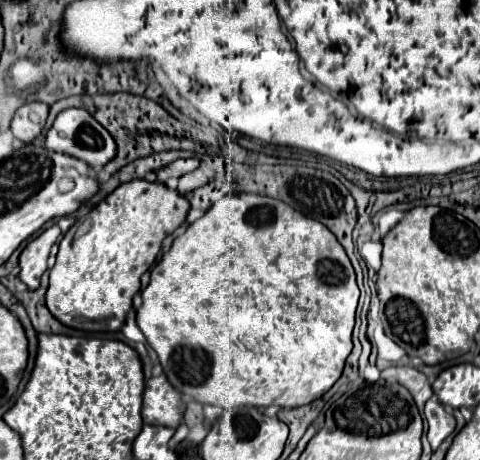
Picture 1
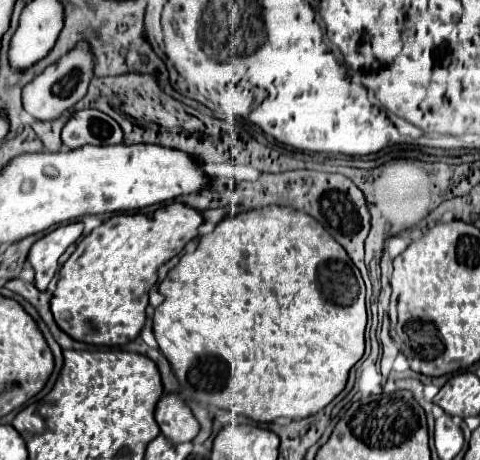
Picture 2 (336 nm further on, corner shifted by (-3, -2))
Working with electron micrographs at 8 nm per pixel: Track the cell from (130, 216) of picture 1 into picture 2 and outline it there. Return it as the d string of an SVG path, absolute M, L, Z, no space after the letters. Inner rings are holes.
M170 203L166 207L156 209L154 213L132 213L132 215L114 215L104 221L100 227L92 229L76 247L76 251L68 257L68 261L60 267L58 285L50 301L50 309L56 325L68 333L72 339L90 343L90 345L126 345L134 337L138 337L148 307L148 291L158 279L158 269L174 255L178 255L188 241L192 241L202 225L202 213L184 205Z

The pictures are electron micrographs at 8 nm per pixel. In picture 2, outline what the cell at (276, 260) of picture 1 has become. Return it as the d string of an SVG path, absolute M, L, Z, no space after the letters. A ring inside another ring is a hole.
M268 205L260 209L252 209L234 217L222 219L216 229L204 235L198 241L194 253L184 253L174 269L168 271L166 279L160 281L158 291L162 293L164 301L154 311L152 331L158 341L160 351L170 361L174 375L182 387L182 395L192 397L198 403L214 405L222 409L230 409L236 415L250 417L254 421L274 421L278 417L288 419L302 419L312 413L324 409L346 385L350 367L362 357L364 353L364 327L367 323L366 305L364 305L364 281L360 271L352 265L352 259L342 249L342 245L312 217L292 207Z

